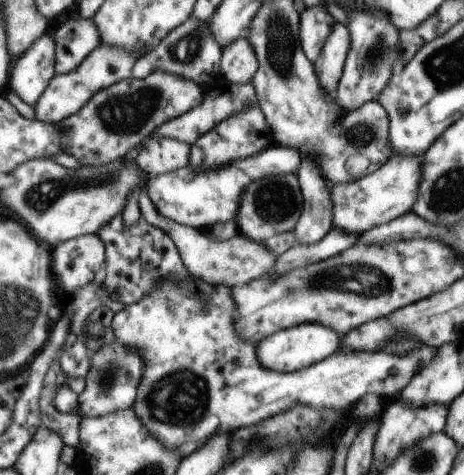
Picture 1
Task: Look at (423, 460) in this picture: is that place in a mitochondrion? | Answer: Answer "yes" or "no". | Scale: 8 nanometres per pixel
yes

